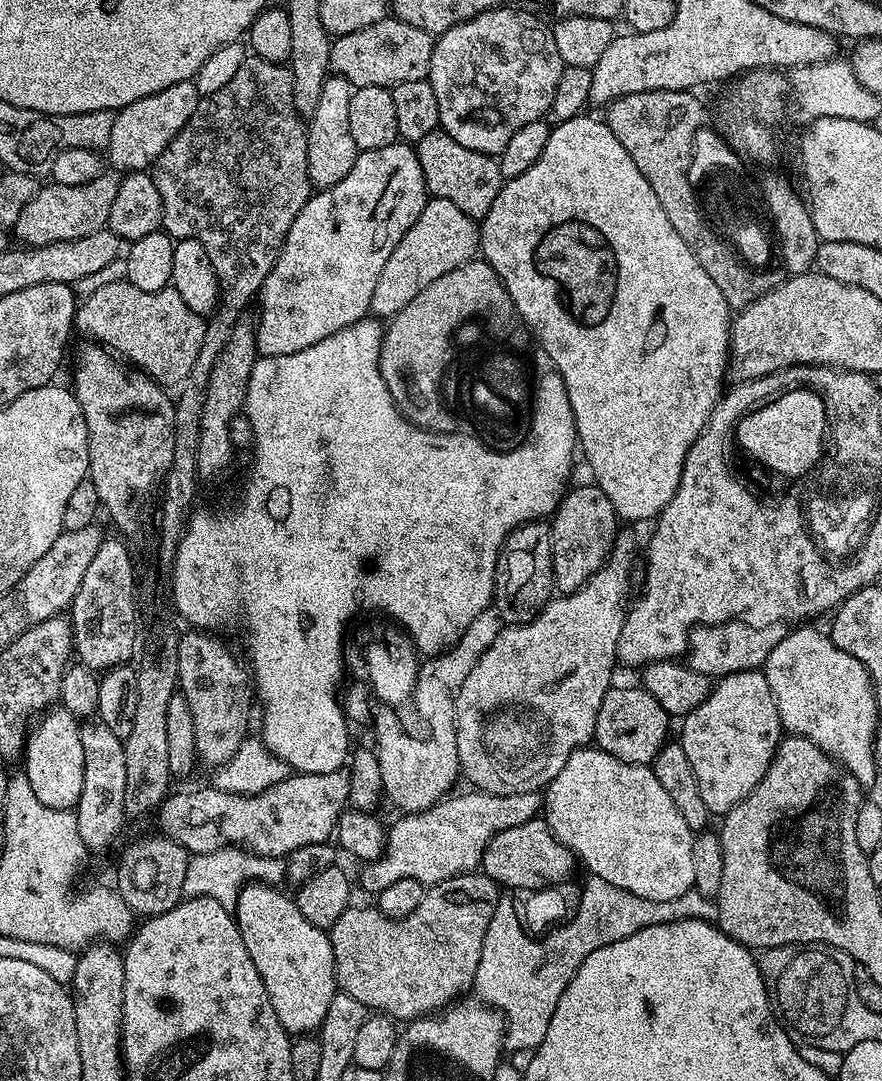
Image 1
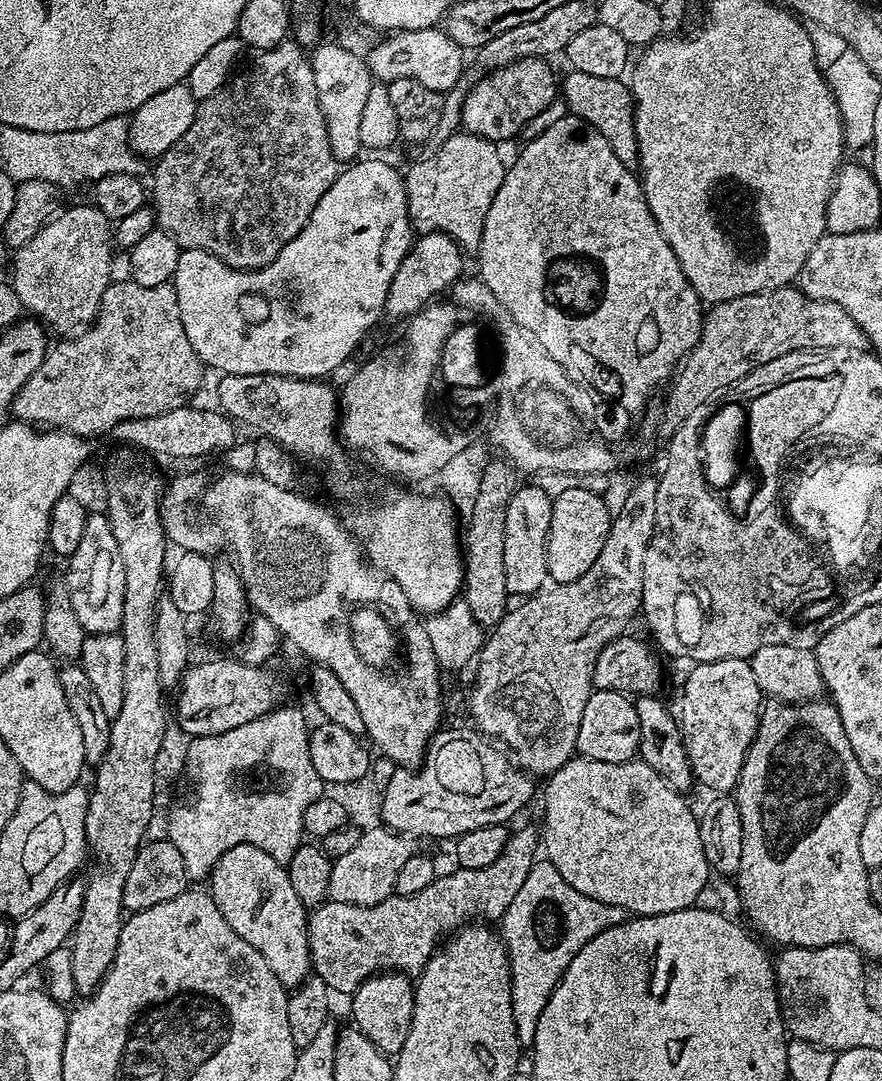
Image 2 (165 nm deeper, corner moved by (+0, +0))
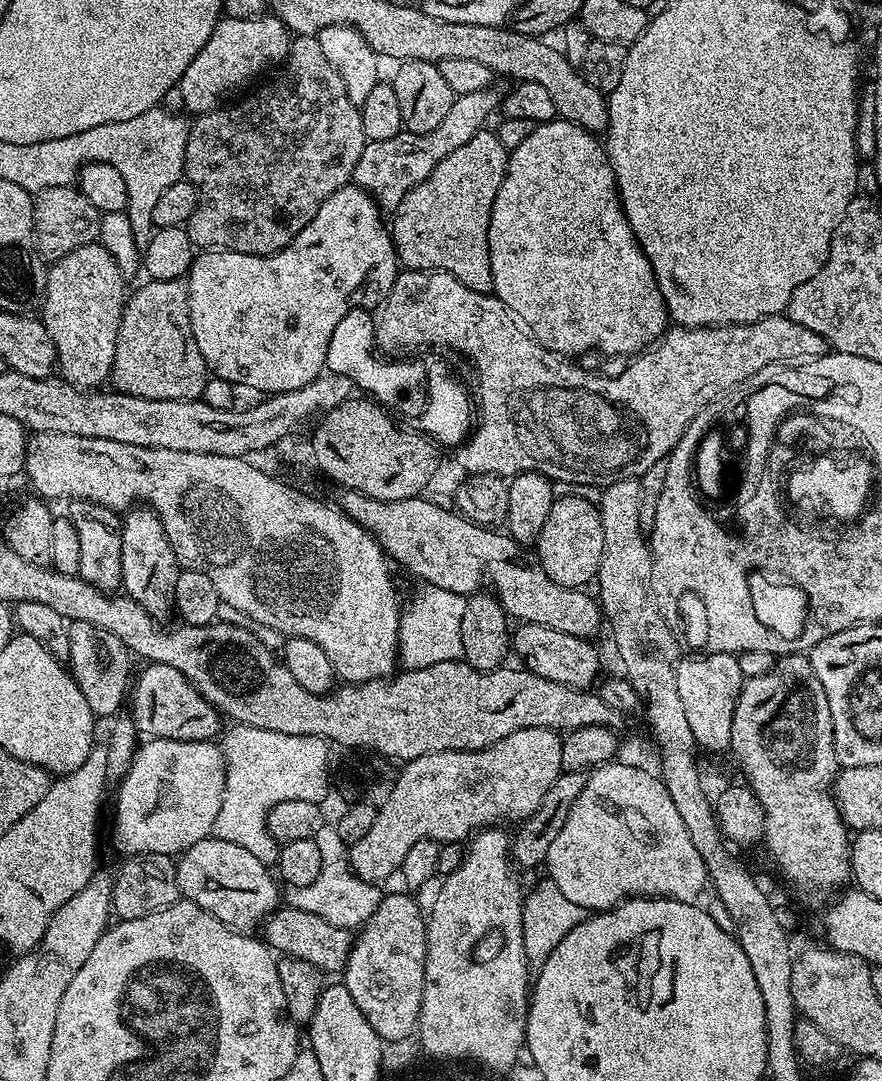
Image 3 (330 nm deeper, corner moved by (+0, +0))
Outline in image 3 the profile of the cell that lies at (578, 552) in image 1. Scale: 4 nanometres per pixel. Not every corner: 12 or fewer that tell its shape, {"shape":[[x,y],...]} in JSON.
{"shape":[[555,497],[534,552],[554,582],[591,585],[602,518],[586,498]]}

